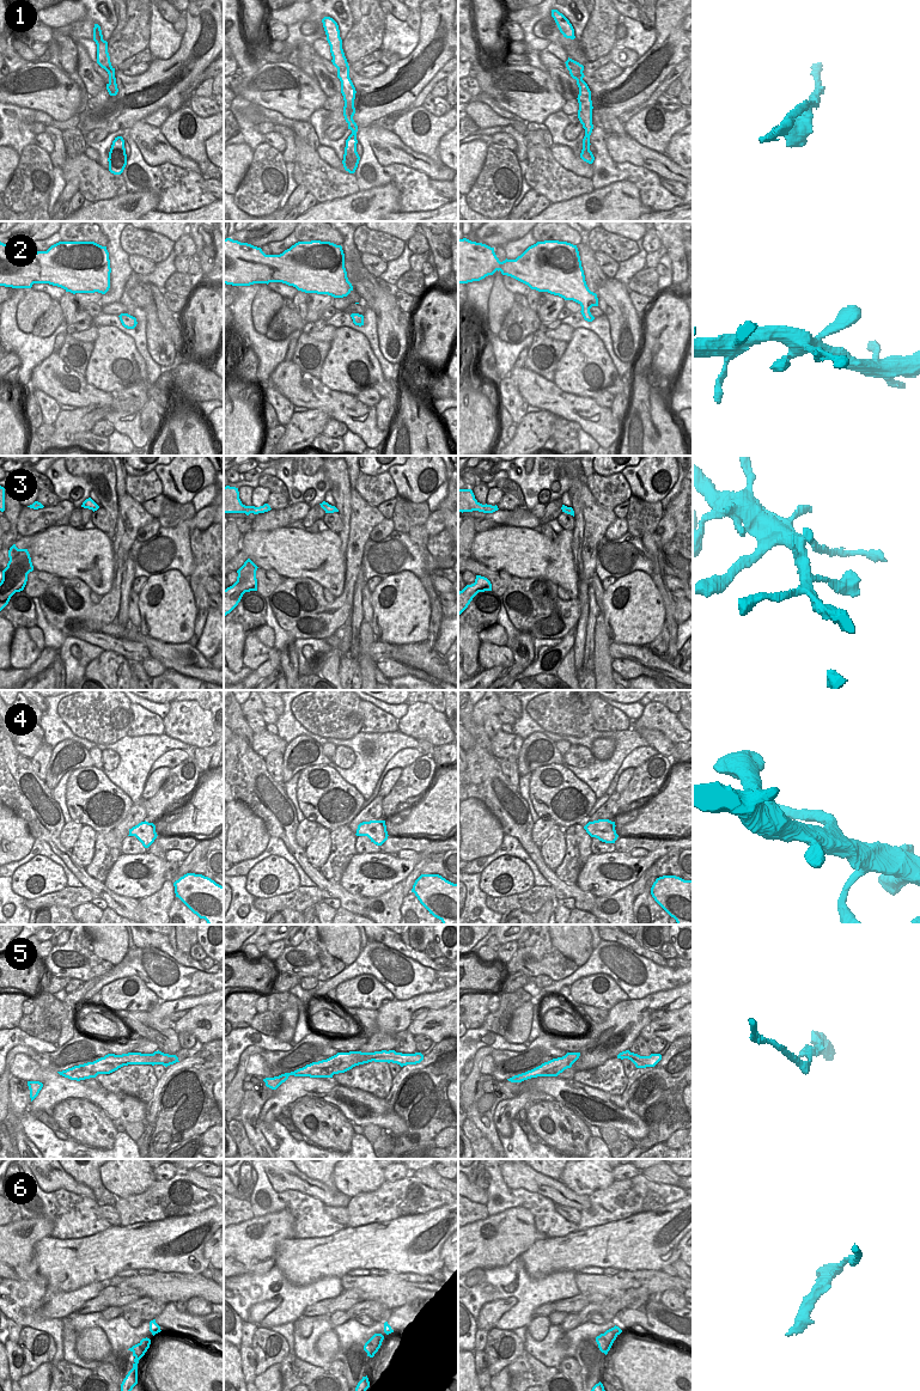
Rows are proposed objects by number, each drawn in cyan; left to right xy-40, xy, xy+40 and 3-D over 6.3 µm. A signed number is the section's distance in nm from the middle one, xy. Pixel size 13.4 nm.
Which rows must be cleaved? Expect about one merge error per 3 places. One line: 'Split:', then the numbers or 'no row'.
Split: 1, 3, 4

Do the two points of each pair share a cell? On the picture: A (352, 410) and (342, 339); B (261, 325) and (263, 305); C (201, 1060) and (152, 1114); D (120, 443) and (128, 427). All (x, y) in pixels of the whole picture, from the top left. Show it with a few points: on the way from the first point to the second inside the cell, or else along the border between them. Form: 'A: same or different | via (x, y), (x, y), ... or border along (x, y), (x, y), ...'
A: different | border along (323, 384), (330, 389), (354, 396)
B: same | via (261, 321), (262, 310)
C: same | via (183, 1063), (176, 1066), (163, 1079), (157, 1096)
D: different | border along (115, 429), (123, 433), (133, 443)

